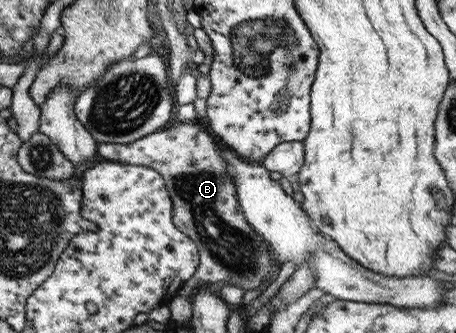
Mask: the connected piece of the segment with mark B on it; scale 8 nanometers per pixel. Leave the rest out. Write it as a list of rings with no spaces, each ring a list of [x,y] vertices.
[[[185,122],[162,128],[128,144],[97,143],[95,151],[98,159],[153,168],[162,177],[170,195],[173,225],[194,242],[199,255],[194,274],[177,290],[176,297],[190,296],[196,287],[212,282],[227,282],[250,291],[256,290],[263,280],[275,279],[279,266],[274,261],[271,246],[246,222],[236,198],[235,184],[227,171],[227,162],[222,158],[219,143],[210,133],[200,130],[194,122]]]

